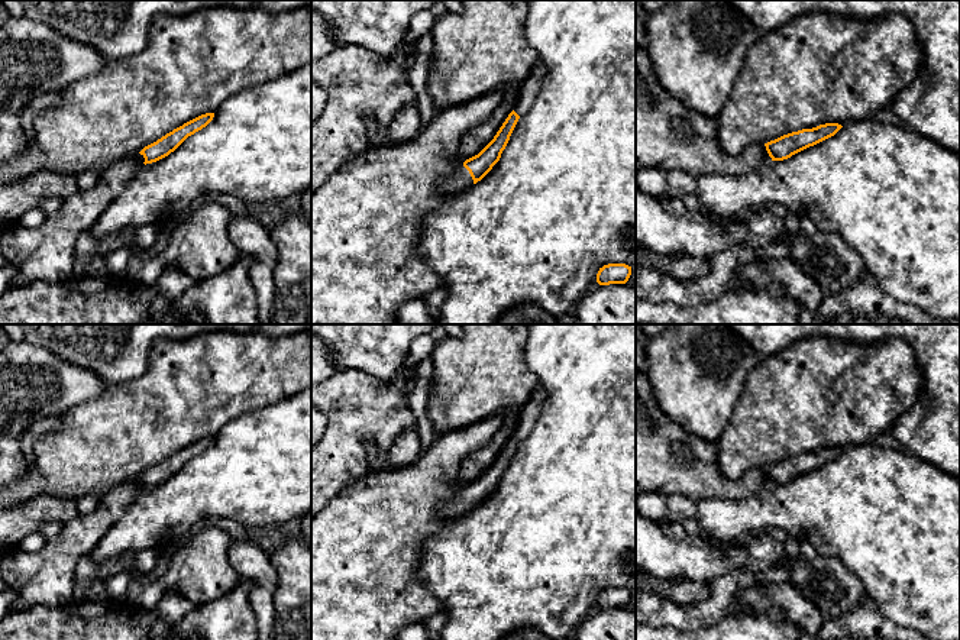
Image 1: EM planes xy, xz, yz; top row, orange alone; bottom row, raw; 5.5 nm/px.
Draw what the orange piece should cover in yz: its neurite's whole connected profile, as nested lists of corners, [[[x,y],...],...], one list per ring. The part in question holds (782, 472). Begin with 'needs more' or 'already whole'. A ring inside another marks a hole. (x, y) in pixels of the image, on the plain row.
already whole; [[[825,447],[812,453],[802,453],[783,459],[765,468],[765,471],[772,485],[783,485],[809,471],[814,471],[834,460],[841,452],[843,450],[838,447]]]

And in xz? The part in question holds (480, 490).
needs more; [[[513,434],[494,463],[475,481],[466,484],[453,498],[442,502],[437,515],[455,518],[481,505],[500,485],[520,440]]]

